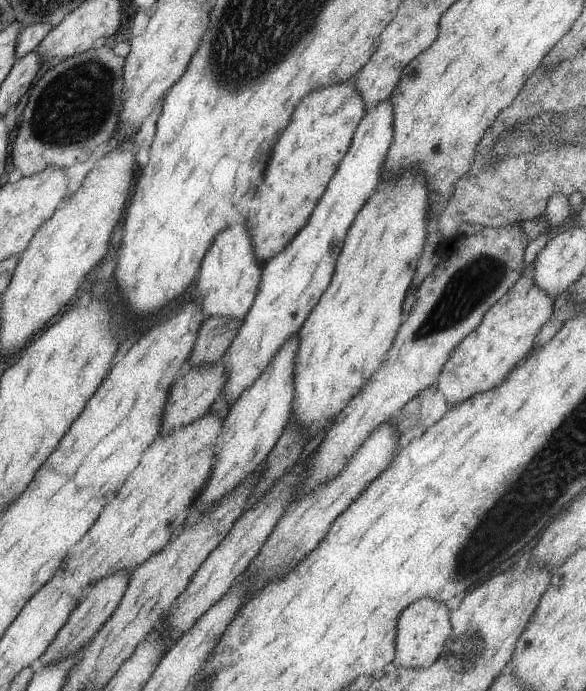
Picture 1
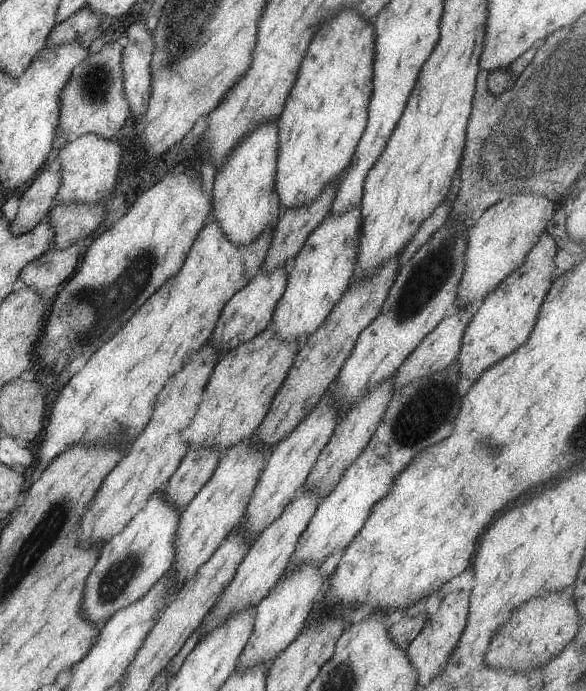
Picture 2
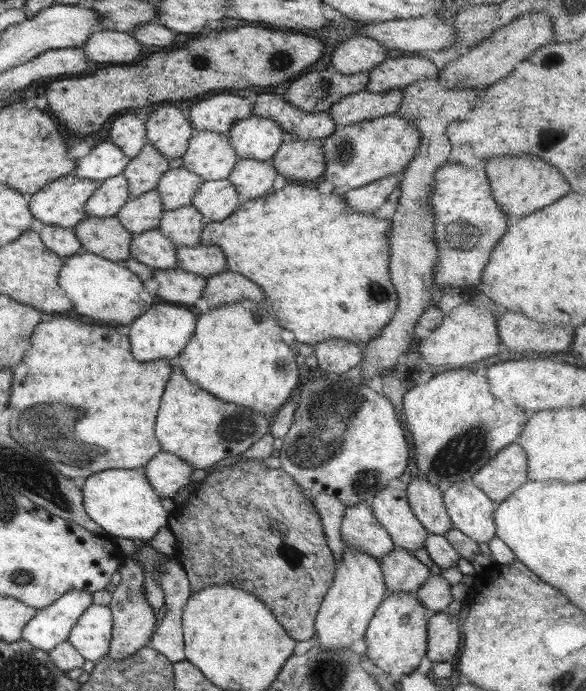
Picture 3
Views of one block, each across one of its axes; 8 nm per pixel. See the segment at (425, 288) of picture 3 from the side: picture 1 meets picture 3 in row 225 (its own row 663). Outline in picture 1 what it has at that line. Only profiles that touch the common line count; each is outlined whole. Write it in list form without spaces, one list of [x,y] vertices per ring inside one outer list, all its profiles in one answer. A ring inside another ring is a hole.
[[[426,597],[409,604],[400,613],[396,626],[394,666],[407,669],[432,666],[432,663],[436,662],[444,652],[444,645],[450,634],[451,620],[445,603]]]

